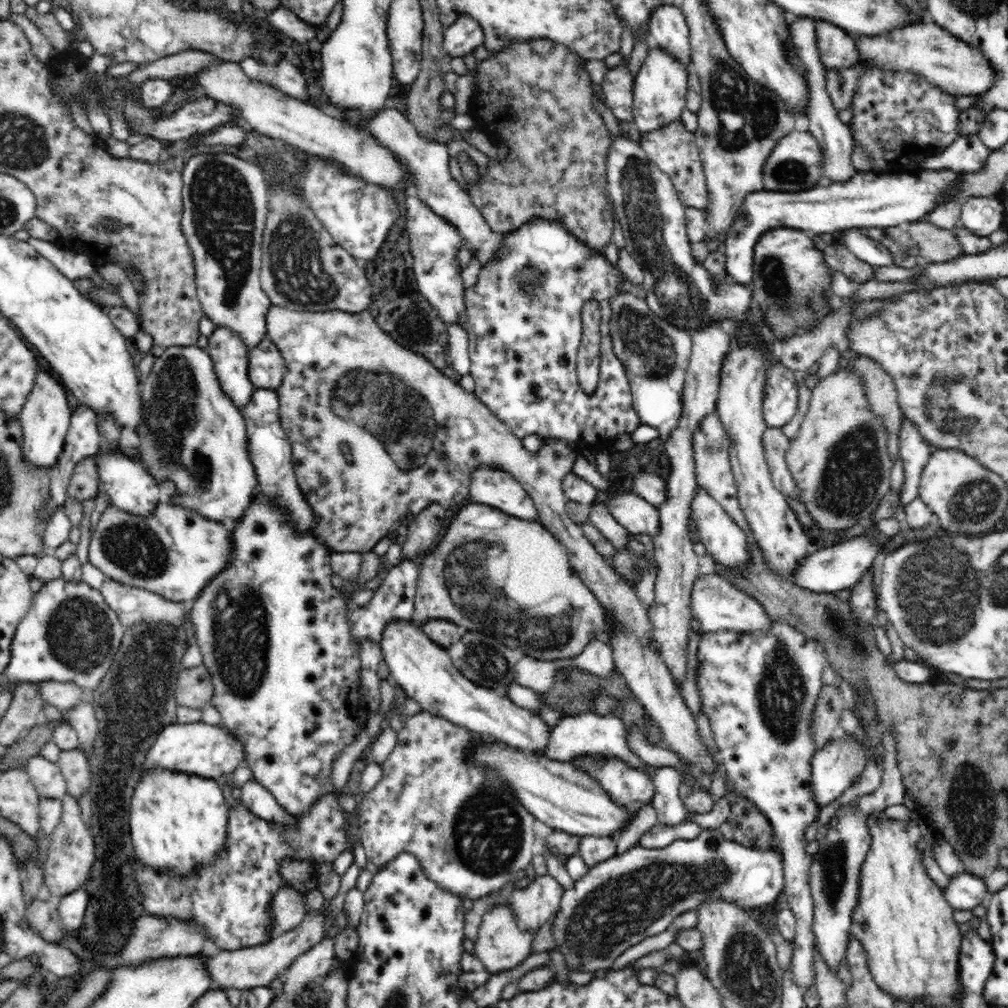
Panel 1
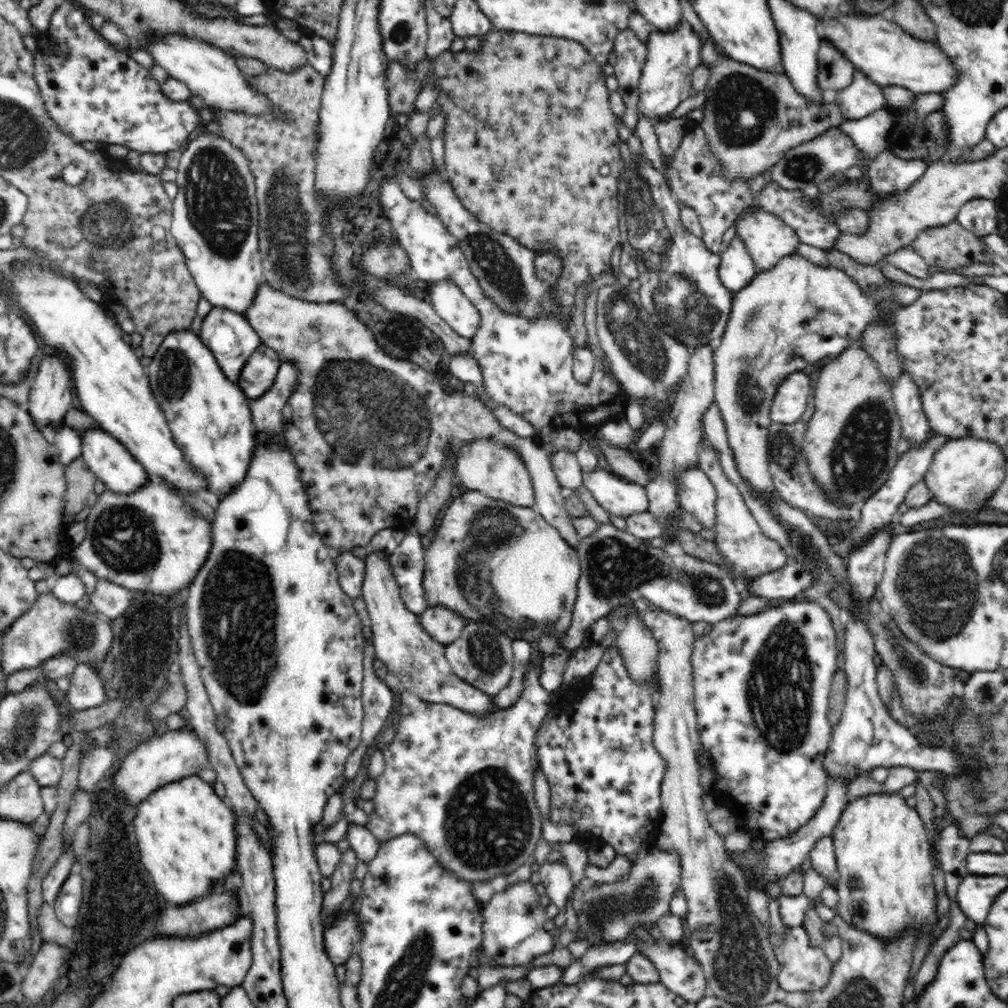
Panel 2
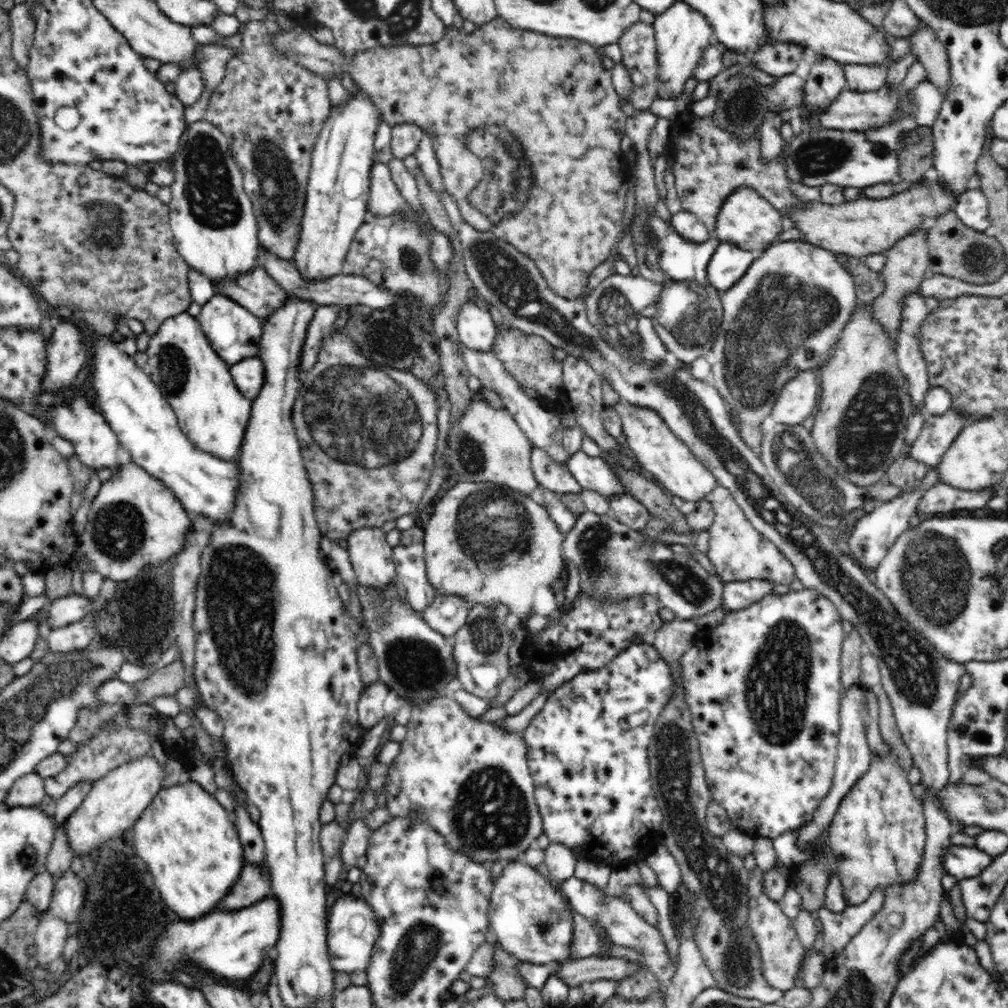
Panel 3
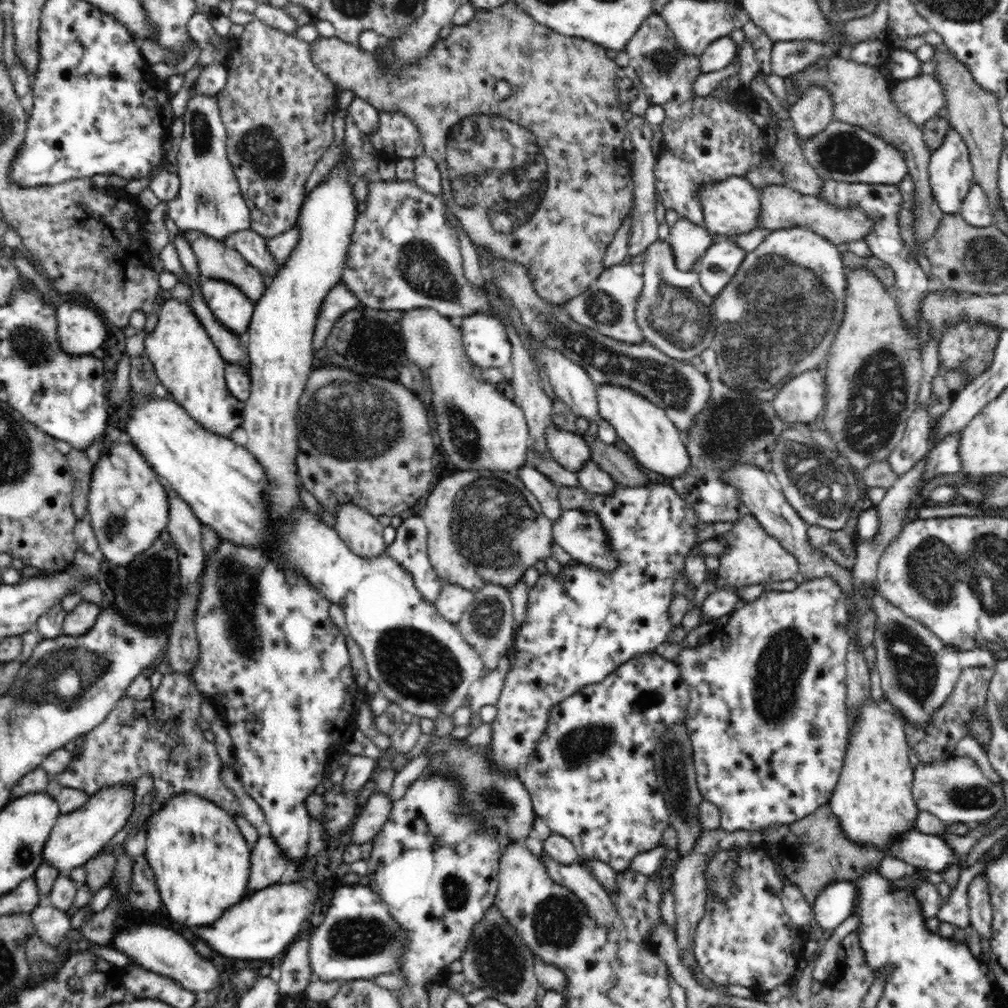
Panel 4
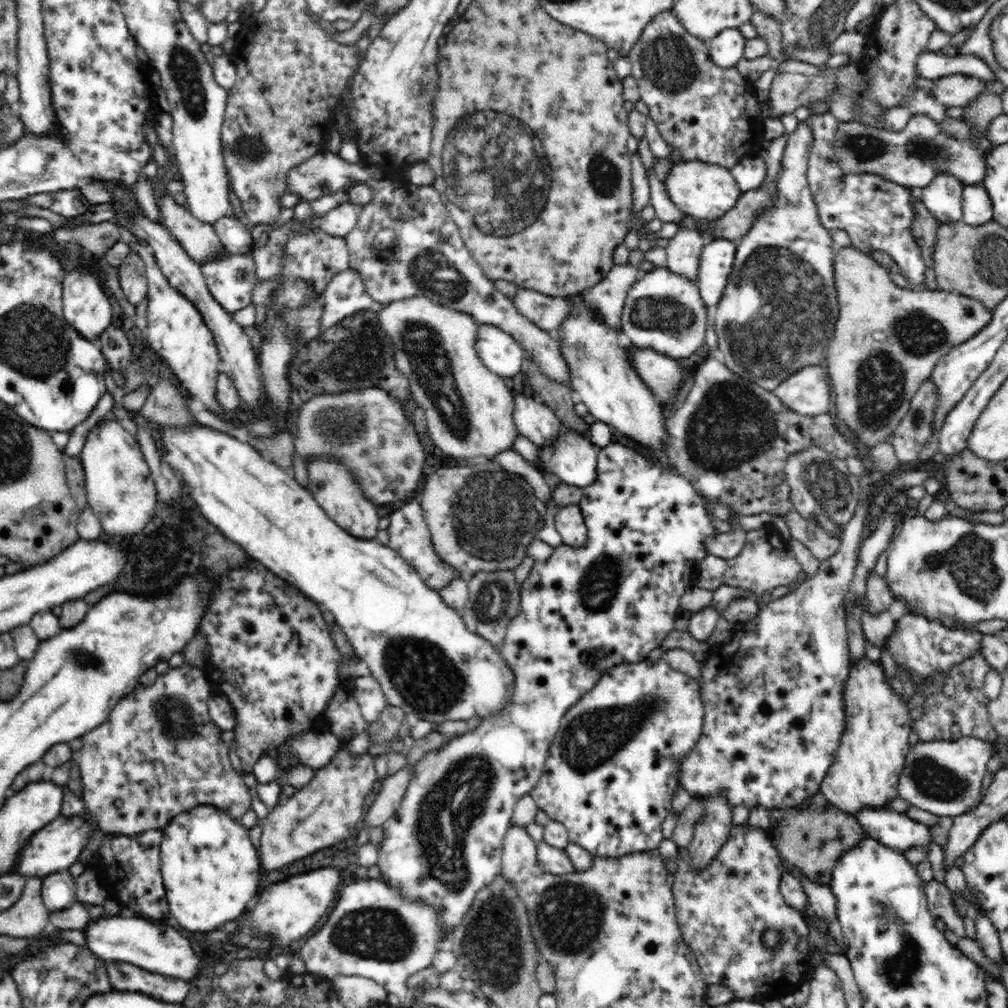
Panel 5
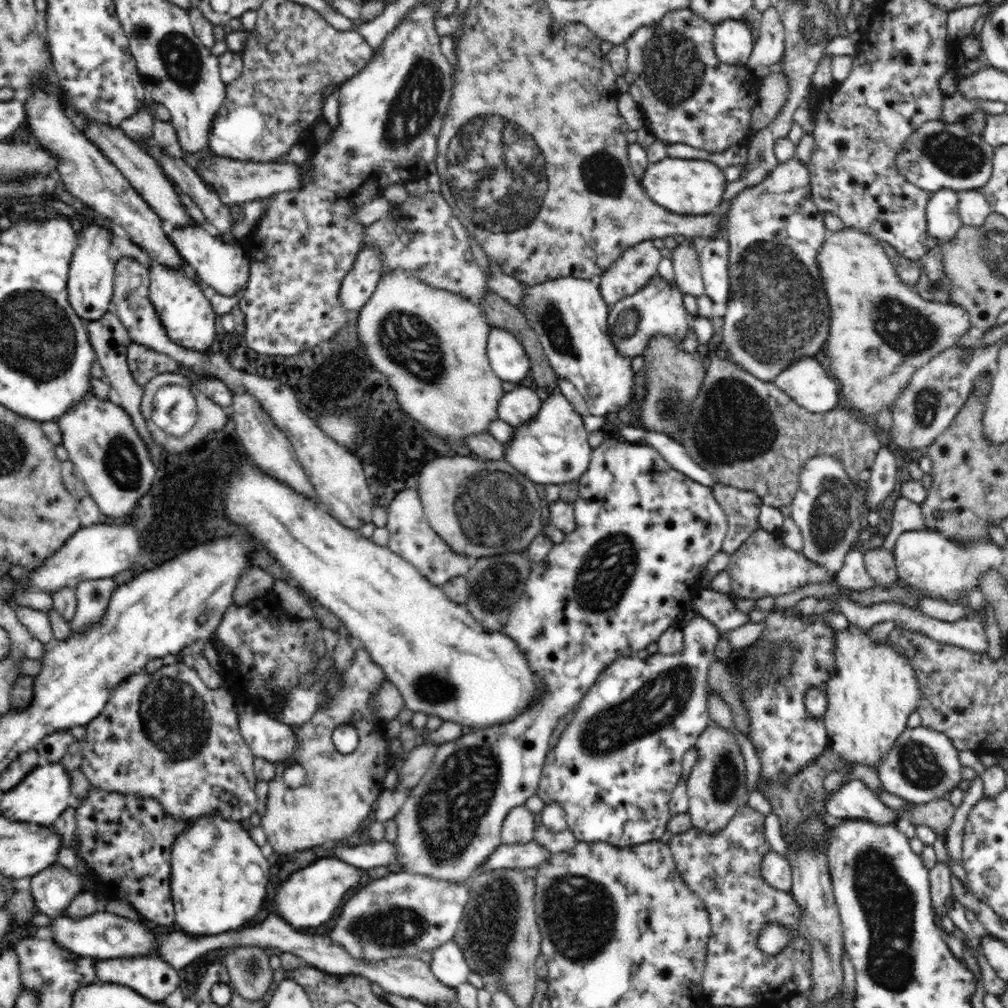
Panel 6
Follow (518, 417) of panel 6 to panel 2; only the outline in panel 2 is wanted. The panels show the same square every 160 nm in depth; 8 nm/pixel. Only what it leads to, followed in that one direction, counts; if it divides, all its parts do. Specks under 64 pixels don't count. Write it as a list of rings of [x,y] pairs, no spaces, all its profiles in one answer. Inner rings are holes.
[[[596,468],[593,472],[583,472],[583,486],[605,510],[618,517],[630,516],[648,511],[648,498],[644,487],[625,481],[613,472]]]

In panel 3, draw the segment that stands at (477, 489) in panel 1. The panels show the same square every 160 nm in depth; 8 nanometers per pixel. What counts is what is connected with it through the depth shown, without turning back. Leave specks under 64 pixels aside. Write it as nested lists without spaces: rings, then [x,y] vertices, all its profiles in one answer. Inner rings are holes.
[[[470,400],[468,408],[464,410],[464,414],[451,422],[450,430],[447,438],[447,446],[449,449],[449,458],[451,461],[451,474],[455,478],[467,482],[492,482],[502,487],[507,487],[513,491],[517,491],[520,495],[529,496],[539,483],[536,481],[532,471],[531,453],[533,447],[528,437],[522,432],[515,418],[505,410],[496,410],[492,408],[485,400]]]

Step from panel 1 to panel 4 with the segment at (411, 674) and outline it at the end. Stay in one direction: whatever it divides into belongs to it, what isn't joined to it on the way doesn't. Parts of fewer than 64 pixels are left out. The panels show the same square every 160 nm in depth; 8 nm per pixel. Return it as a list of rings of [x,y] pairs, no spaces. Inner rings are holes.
[[[344,502],[337,510],[335,530],[347,547],[358,556],[372,558],[384,554],[384,526],[377,518],[355,504]]]

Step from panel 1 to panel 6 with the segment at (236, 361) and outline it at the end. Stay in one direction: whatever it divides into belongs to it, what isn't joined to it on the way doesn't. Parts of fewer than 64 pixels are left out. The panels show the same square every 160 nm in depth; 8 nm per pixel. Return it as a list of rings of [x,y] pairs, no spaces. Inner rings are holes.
[[[202,225],[173,228],[168,238],[205,286],[212,286],[218,294],[228,298],[242,294],[250,276],[250,259],[245,256],[240,240],[226,244],[220,236],[212,236]]]

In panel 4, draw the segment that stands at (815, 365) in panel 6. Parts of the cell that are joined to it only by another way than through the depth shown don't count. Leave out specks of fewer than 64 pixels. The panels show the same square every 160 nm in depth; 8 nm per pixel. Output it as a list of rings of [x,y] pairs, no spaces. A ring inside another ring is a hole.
[[[816,370],[792,377],[769,399],[776,414],[788,423],[812,423],[819,420],[825,408],[825,375]]]

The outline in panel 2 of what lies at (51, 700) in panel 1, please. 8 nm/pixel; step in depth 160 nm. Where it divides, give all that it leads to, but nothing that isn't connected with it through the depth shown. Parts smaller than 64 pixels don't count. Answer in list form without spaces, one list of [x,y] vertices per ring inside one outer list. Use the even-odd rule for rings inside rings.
[[[76,665],[74,672],[67,678],[65,694],[68,704],[75,710],[100,706],[108,700],[104,683],[88,665]]]

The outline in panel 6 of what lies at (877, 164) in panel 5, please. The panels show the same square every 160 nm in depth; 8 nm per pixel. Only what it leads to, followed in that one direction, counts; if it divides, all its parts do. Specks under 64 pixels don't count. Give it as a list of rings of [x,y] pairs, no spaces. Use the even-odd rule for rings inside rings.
[[[932,120],[920,125],[907,138],[903,151],[895,156],[895,165],[908,182],[929,193],[940,189],[960,192],[978,190],[988,182],[994,156],[995,148],[983,139],[982,134],[972,134],[962,123]]]

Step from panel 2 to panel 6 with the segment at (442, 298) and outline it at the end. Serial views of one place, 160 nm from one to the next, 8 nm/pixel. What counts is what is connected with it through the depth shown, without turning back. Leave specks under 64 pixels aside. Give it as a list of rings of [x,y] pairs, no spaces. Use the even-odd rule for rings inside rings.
[[[491,327],[487,355],[492,370],[499,379],[517,384],[527,383],[531,362],[525,348],[511,332]]]

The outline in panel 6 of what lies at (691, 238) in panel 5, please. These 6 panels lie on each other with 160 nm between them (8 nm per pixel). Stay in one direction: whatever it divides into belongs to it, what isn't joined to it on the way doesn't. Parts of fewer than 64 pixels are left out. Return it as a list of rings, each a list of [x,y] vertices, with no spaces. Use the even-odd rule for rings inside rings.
[[[682,240],[674,250],[671,250],[669,257],[673,264],[677,287],[684,294],[692,296],[705,294],[696,248],[691,243]]]

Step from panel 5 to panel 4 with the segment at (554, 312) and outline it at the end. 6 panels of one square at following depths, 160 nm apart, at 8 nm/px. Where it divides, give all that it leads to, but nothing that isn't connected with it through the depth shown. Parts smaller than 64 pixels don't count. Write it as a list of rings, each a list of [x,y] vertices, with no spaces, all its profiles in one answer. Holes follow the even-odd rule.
[[[632,264],[616,265],[604,269],[600,276],[592,283],[586,291],[570,302],[564,302],[560,309],[564,309],[574,321],[582,327],[598,329],[599,334],[610,337],[628,344],[644,343],[642,329],[636,323],[636,302],[642,294],[644,278],[640,269]]]

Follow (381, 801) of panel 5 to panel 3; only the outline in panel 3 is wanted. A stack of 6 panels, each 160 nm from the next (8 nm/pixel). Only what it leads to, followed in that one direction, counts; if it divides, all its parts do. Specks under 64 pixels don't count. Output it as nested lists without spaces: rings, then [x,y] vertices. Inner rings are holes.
[[[363,815],[362,818],[352,821],[346,842],[339,852],[339,857],[343,864],[339,877],[340,880],[346,880],[348,870],[354,868],[356,860],[366,854],[369,838],[372,833],[373,831],[366,825]]]

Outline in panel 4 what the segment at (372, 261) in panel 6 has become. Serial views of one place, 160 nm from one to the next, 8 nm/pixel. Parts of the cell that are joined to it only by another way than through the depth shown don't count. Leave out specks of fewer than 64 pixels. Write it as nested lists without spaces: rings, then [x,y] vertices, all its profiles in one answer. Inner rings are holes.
[[[341,282],[336,284],[325,296],[324,302],[320,307],[316,326],[313,334],[313,352],[318,352],[326,343],[336,321],[346,312],[362,304],[361,300]]]

